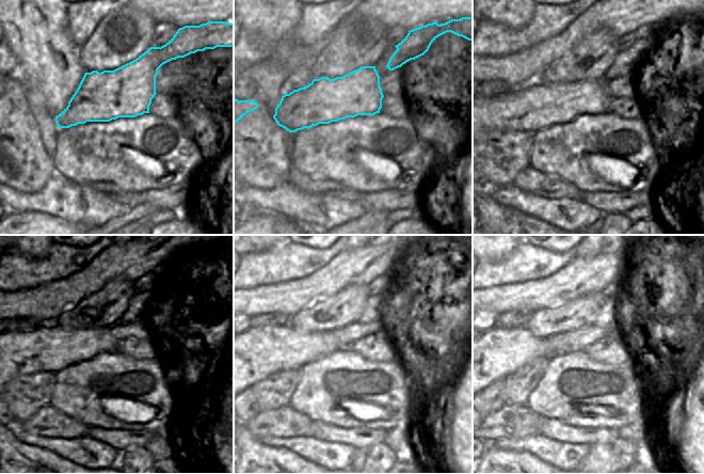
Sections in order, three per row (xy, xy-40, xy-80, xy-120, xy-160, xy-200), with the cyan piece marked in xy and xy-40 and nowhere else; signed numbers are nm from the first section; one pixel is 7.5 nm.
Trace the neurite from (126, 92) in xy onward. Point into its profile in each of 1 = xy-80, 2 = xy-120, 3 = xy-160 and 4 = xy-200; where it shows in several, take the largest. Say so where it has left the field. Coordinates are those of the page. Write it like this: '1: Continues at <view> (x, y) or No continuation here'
1: Continues at xy-80 (533, 108)
2: Continues at xy-120 (52, 348)
3: Continues at xy-160 (258, 352)
4: Continues at xy-200 (497, 352).

